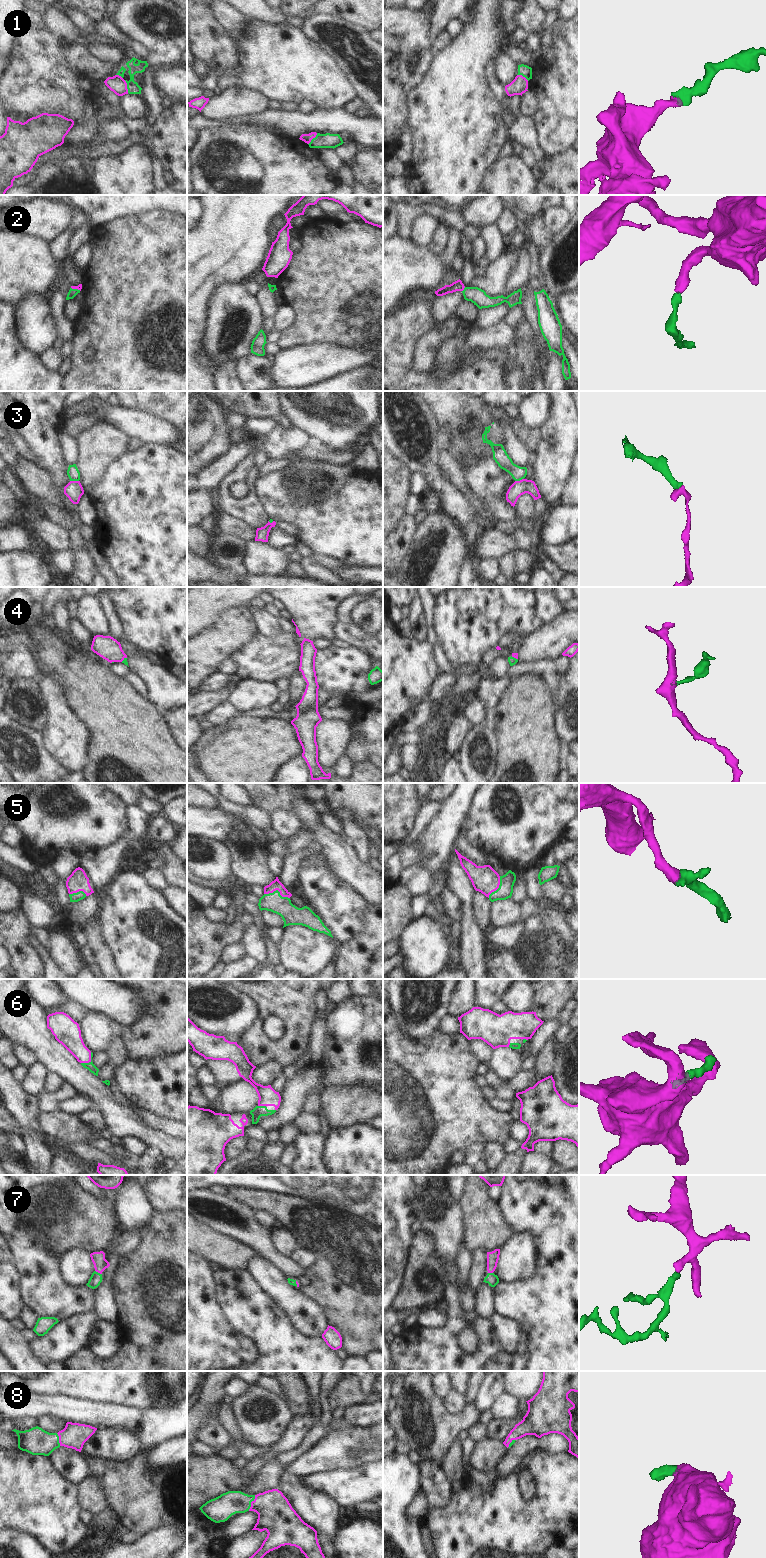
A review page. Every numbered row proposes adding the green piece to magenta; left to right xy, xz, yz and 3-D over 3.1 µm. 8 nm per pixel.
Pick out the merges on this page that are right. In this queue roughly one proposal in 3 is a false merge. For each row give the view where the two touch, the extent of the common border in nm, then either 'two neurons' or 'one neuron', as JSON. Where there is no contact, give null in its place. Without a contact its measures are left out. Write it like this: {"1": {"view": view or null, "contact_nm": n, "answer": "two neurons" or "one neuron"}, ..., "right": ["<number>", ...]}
{"1": {"view": "xy", "contact_nm": 110, "answer": "one neuron"}, "2": {"view": "yz", "contact_nm": 50, "answer": "one neuron"}, "3": {"view": "xy", "contact_nm": 70, "answer": "two neurons"}, "4": {"view": "xy", "contact_nm": 60, "answer": "one neuron"}, "5": {"view": "xz", "contact_nm": 220, "answer": "one neuron"}, "6": {"view": "xy", "contact_nm": 130, "answer": "one neuron"}, "7": {"view": "xy", "contact_nm": 70, "answer": "one neuron"}, "8": {"view": "xz", "contact_nm": 140, "answer": "one neuron"}, "right": ["1", "2", "4", "5", "6", "7", "8"]}

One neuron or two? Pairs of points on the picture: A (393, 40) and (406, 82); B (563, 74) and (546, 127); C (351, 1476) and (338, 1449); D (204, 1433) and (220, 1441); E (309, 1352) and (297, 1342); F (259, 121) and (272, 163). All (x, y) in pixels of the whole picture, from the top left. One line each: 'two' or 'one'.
A: two
B: one
C: two
D: one
E: one
F: two

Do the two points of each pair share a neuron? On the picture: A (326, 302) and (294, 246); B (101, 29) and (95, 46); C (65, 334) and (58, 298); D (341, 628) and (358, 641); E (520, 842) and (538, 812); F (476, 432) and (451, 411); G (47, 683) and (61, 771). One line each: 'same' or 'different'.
A: different
B: different
C: same
D: same
E: same
F: same
G: different

